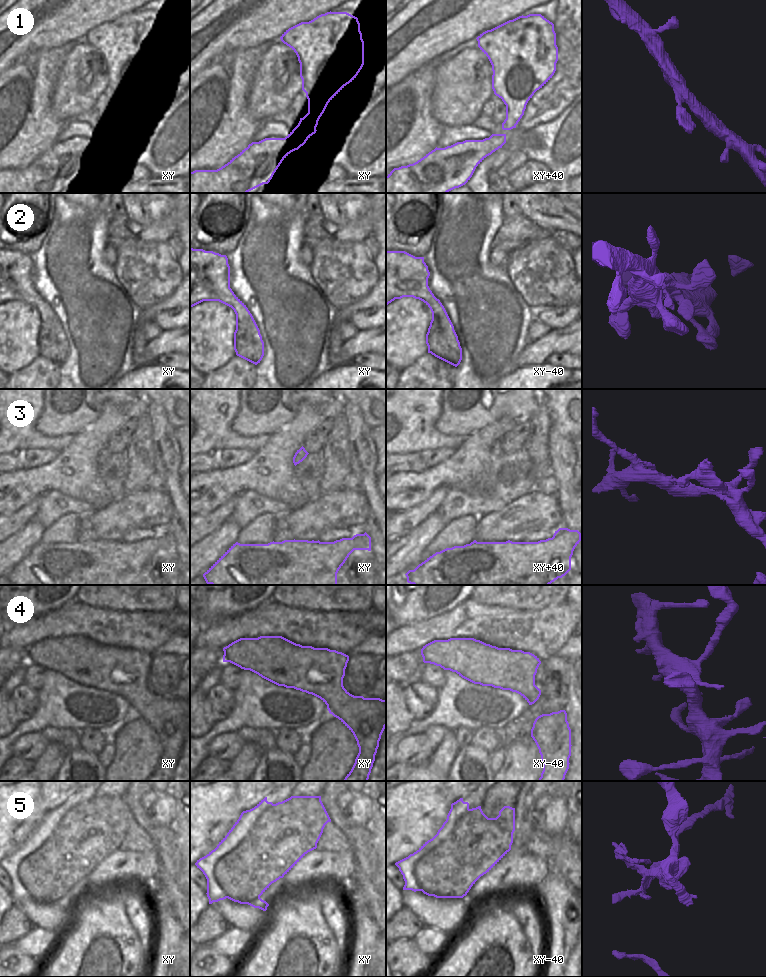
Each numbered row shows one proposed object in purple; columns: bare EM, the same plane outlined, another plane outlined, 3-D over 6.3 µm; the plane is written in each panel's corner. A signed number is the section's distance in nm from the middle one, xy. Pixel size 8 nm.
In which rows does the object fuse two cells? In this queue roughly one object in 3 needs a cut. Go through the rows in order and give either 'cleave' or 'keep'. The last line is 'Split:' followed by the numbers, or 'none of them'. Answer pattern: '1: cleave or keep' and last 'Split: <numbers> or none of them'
1: keep
2: keep
3: keep
4: keep
5: cleave
Split: 5

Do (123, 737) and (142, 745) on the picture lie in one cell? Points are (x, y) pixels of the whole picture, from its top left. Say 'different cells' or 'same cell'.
same cell

